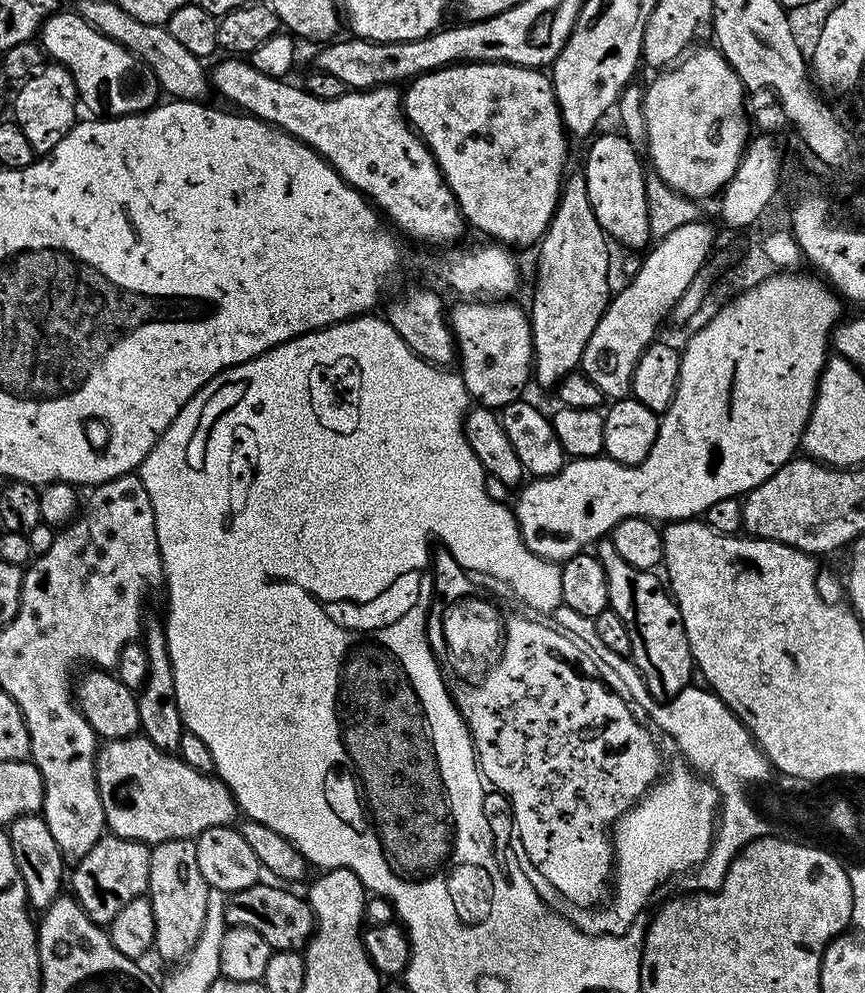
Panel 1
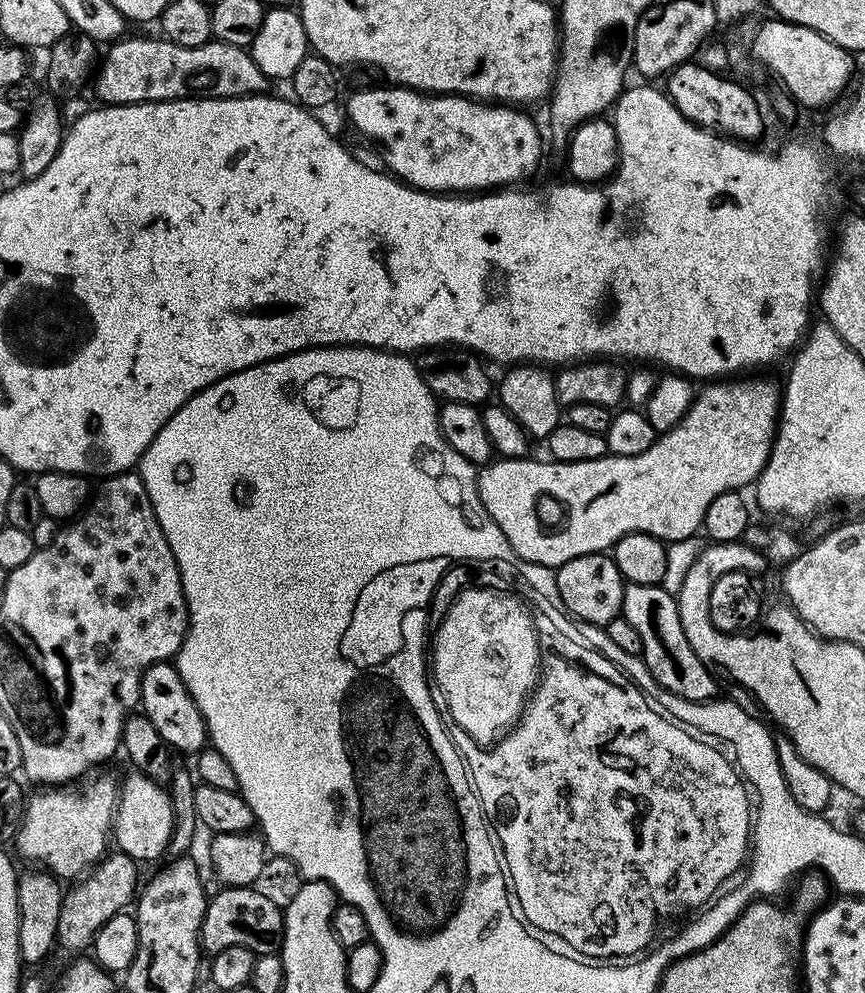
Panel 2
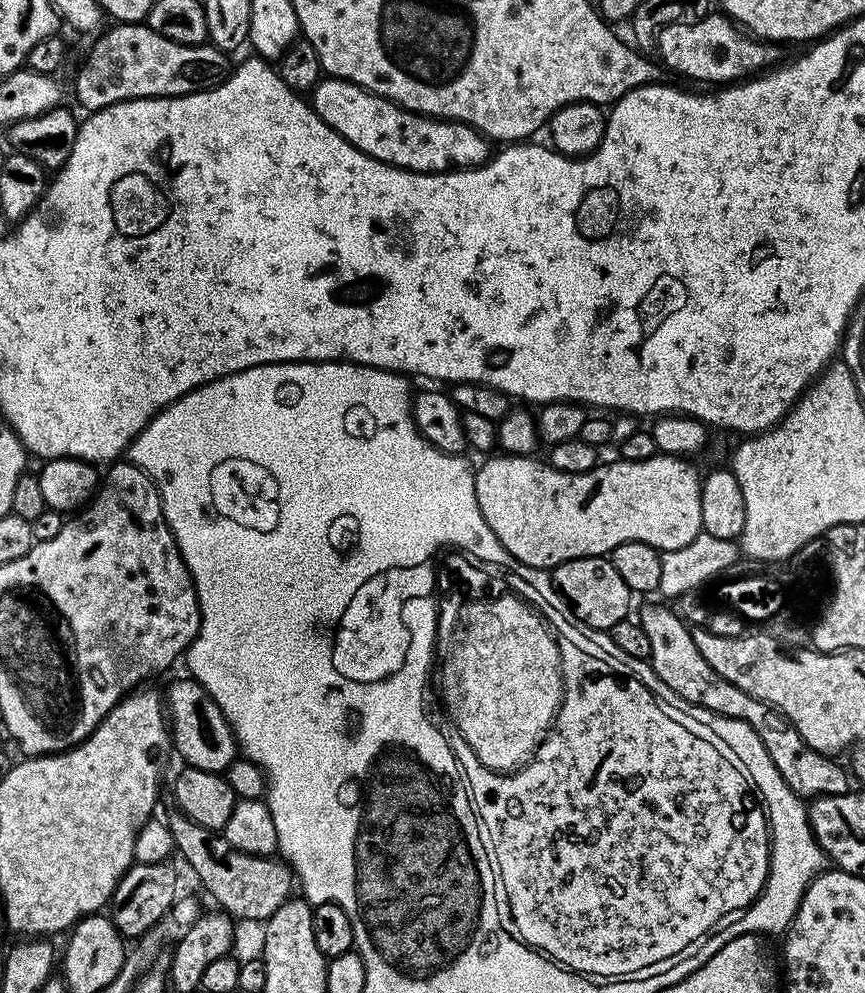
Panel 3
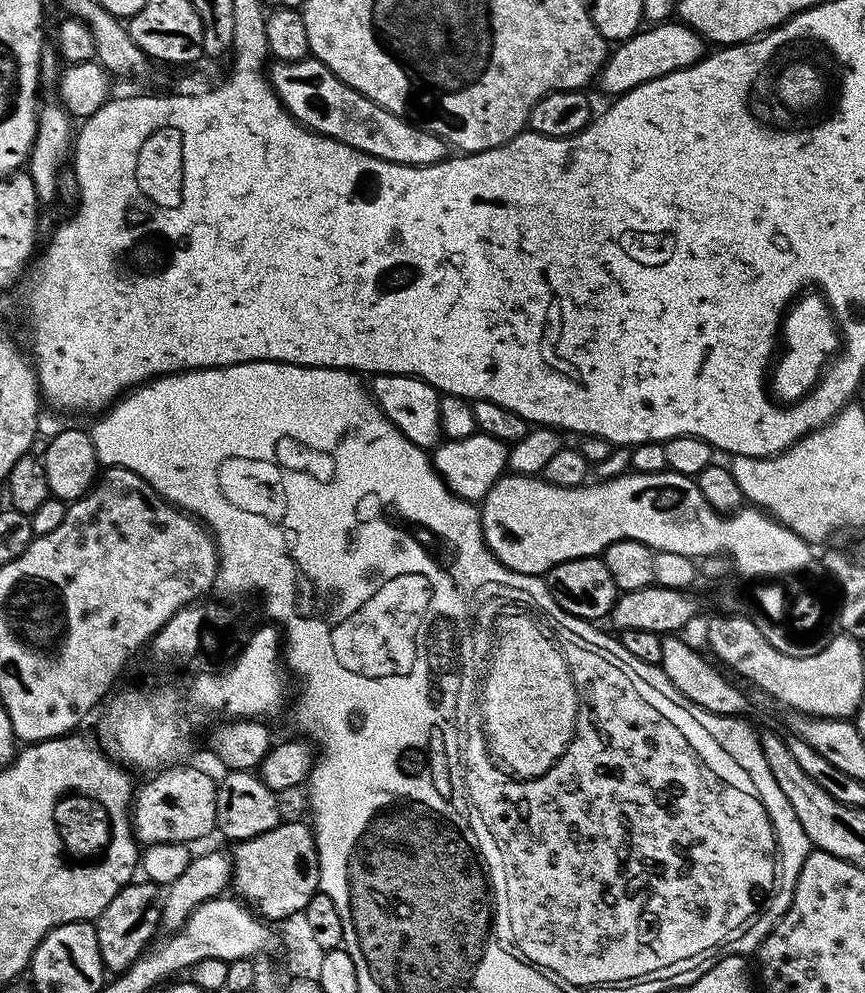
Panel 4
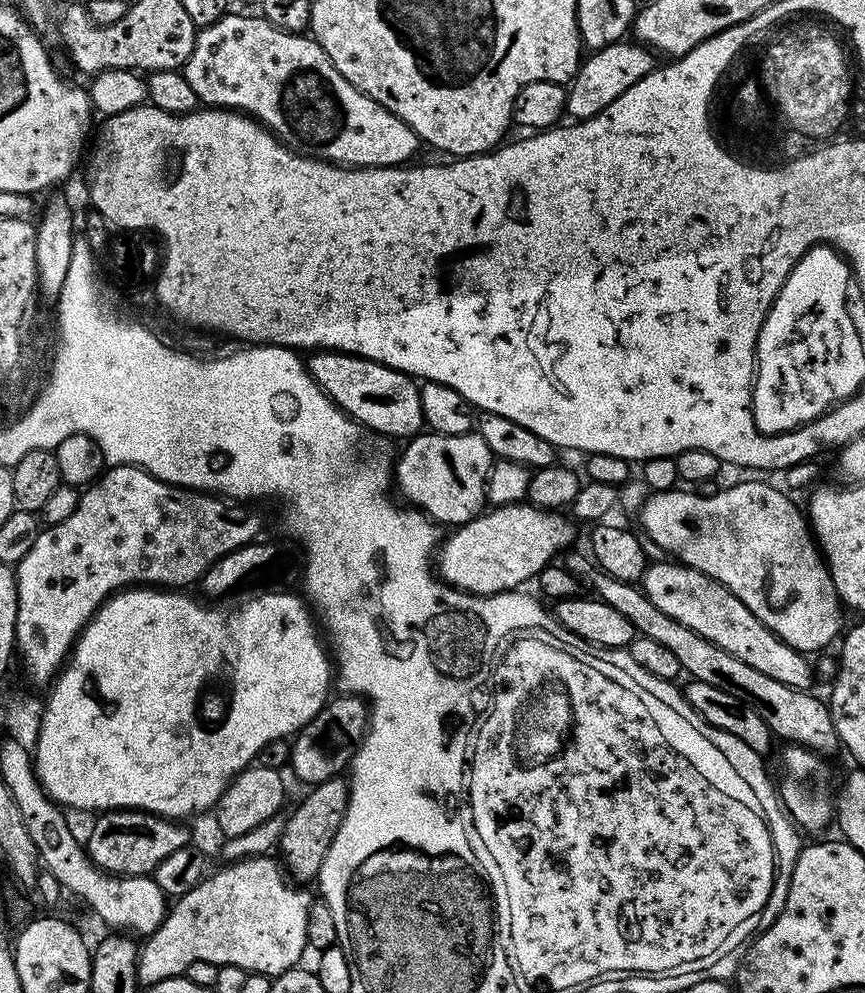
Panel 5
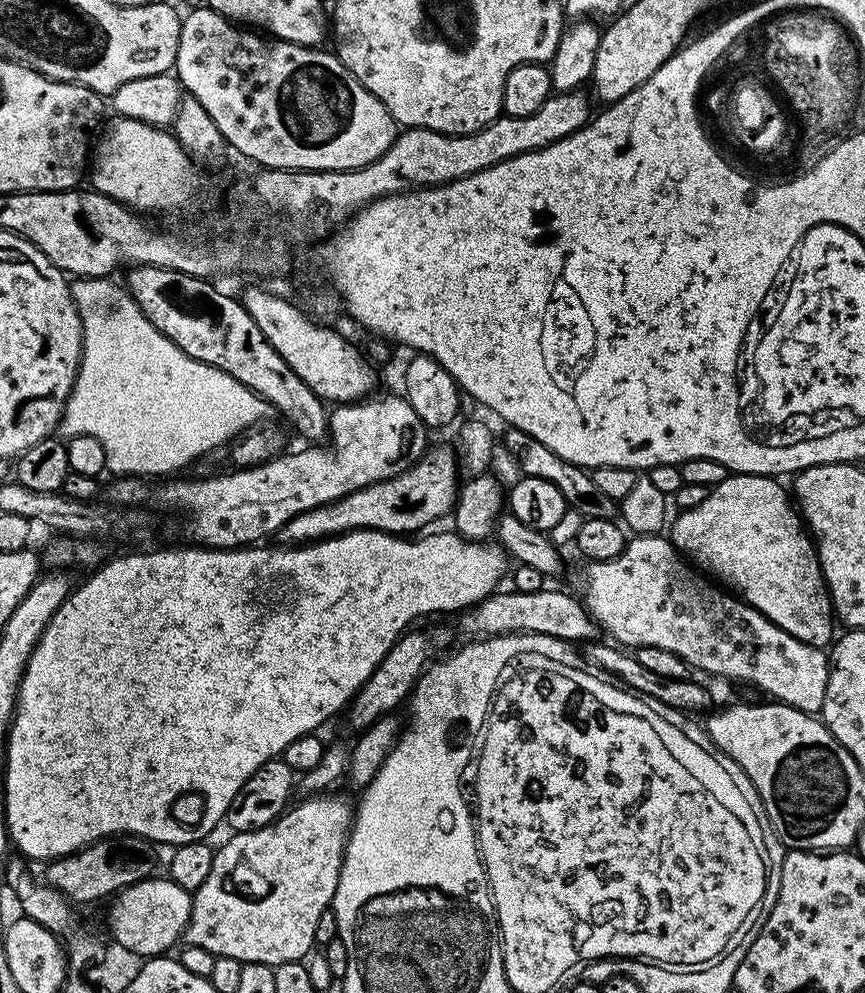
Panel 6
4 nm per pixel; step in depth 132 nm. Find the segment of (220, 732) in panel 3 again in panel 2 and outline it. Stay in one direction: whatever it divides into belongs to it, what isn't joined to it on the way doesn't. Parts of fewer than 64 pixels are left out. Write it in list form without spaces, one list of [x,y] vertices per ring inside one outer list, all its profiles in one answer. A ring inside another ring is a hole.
[[[161,662],[144,671],[138,708],[154,724],[154,729],[169,749],[195,754],[209,743],[208,727],[202,718],[202,710],[198,710],[198,702],[194,702],[190,690],[186,690],[186,682],[182,682],[175,663]]]

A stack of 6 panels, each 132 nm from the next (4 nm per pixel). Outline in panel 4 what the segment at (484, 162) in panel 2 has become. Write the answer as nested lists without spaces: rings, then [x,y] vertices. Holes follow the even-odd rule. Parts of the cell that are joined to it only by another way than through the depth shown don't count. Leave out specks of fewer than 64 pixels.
[[[318,59],[273,63],[270,79],[287,112],[305,128],[311,128],[321,136],[329,136],[346,146],[354,146],[360,152],[395,164],[437,164],[449,155],[449,145],[442,138],[403,116],[387,112],[370,98],[358,94],[358,90],[346,86],[346,82],[339,80]]]

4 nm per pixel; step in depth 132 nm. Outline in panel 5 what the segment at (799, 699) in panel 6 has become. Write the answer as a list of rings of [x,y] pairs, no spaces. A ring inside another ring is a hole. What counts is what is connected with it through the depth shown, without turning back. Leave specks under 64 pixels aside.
[[[679,562],[649,563],[642,587],[662,614],[670,614],[674,622],[690,626],[690,630],[714,642],[714,646],[734,654],[734,658],[742,658],[746,666],[754,666],[754,670],[762,670],[762,674],[770,674],[770,678],[786,682],[786,686],[805,690],[813,687],[814,668],[808,665],[809,657],[782,642],[782,638],[774,635],[729,588],[714,578]]]

